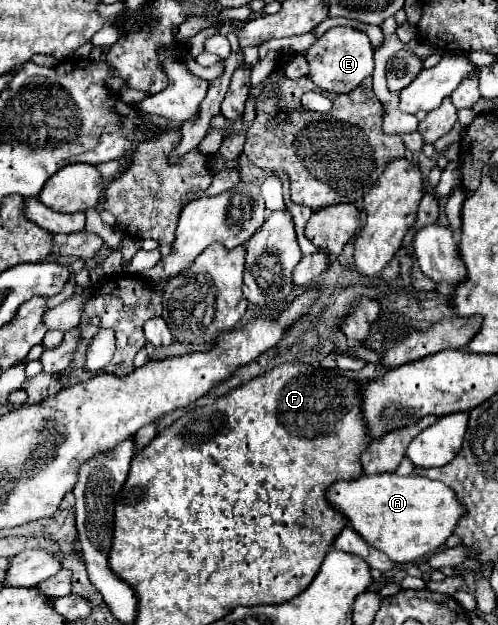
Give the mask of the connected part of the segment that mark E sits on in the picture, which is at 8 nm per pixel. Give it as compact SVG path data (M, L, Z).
M334 27L328 29L312 47L306 49L304 57L308 61L308 77L326 93L348 93L356 89L374 71L374 49L366 33L354 27Z

